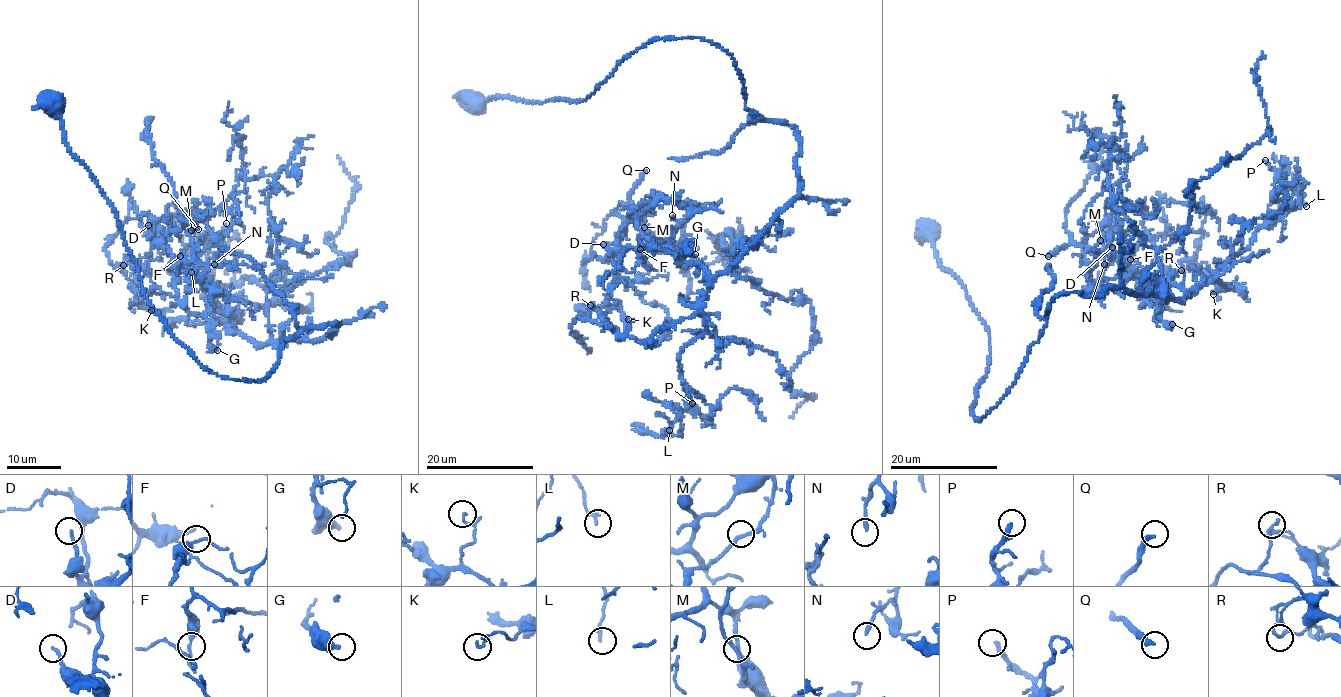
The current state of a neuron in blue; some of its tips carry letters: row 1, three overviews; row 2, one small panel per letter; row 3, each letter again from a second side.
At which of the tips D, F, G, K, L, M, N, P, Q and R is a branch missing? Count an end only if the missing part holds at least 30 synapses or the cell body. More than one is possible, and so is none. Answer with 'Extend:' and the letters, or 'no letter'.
Extend: P

